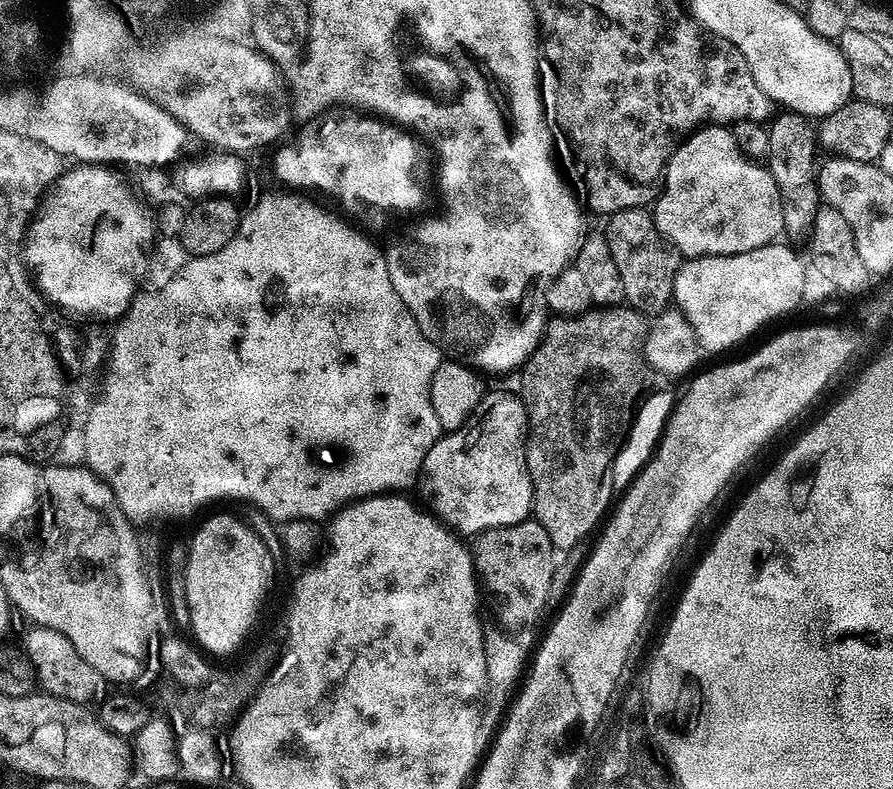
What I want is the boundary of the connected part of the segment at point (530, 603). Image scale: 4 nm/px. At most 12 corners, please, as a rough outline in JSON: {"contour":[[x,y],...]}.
{"contour":[[535,518],[470,551],[508,630],[534,623],[558,563]]}

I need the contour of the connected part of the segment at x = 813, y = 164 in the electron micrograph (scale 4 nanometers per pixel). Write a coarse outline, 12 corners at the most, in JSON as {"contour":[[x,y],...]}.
{"contour":[[784,110],[768,128],[766,167],[784,230],[807,237],[822,206],[818,136]]}

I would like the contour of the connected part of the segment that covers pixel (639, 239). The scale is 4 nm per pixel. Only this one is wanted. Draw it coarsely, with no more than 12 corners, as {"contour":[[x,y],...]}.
{"contour":[[647,207],[606,235],[627,307],[669,311],[682,257]]}

